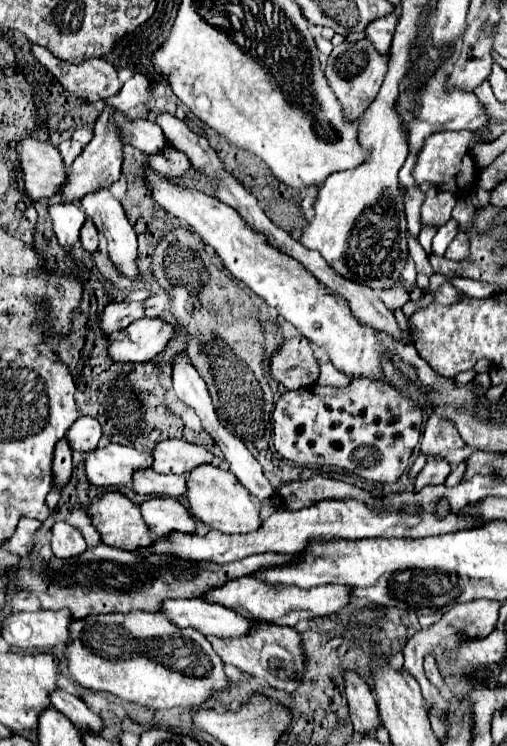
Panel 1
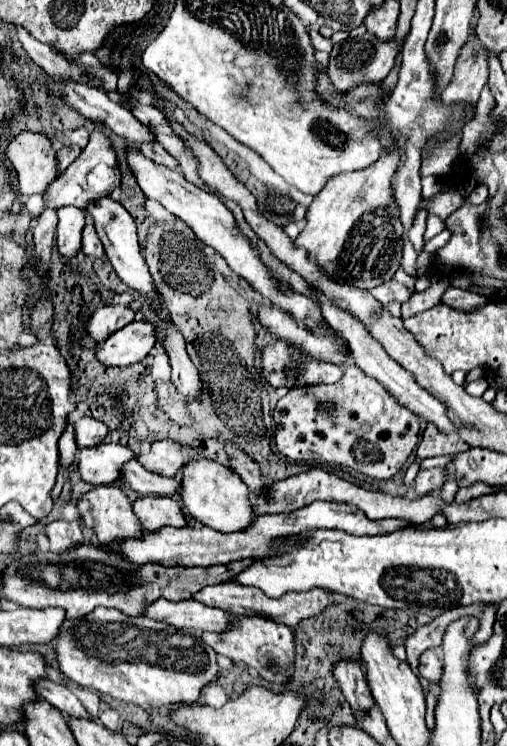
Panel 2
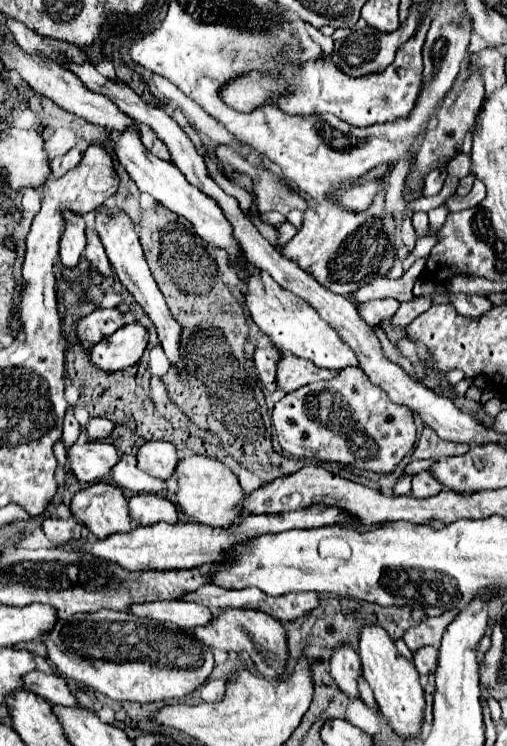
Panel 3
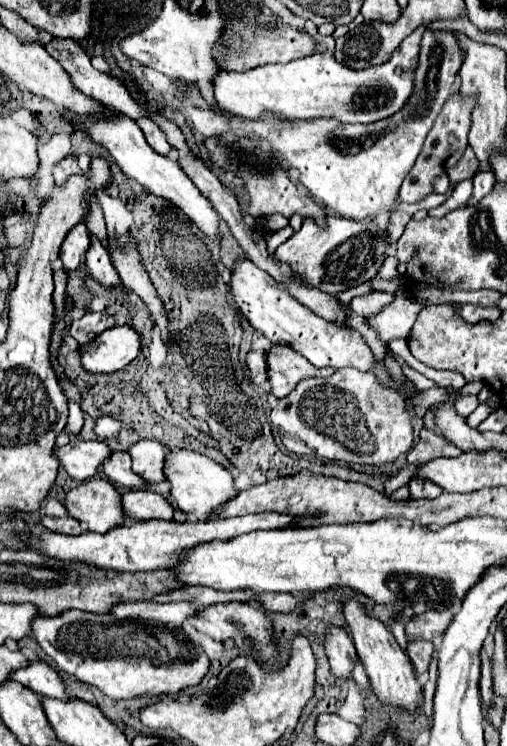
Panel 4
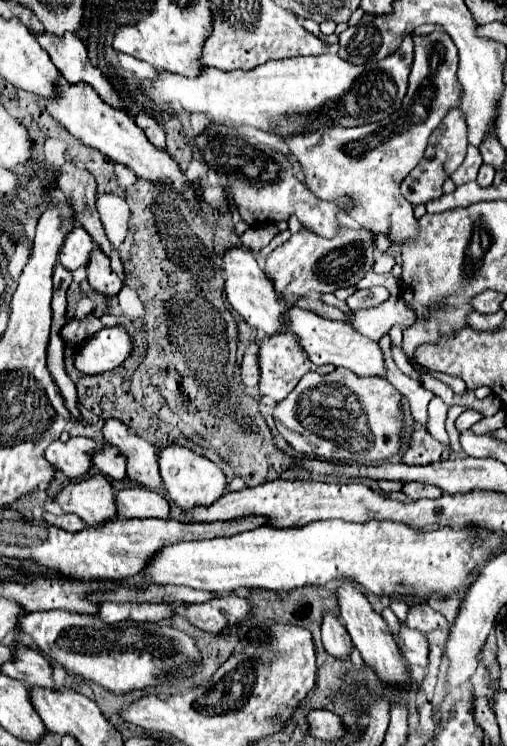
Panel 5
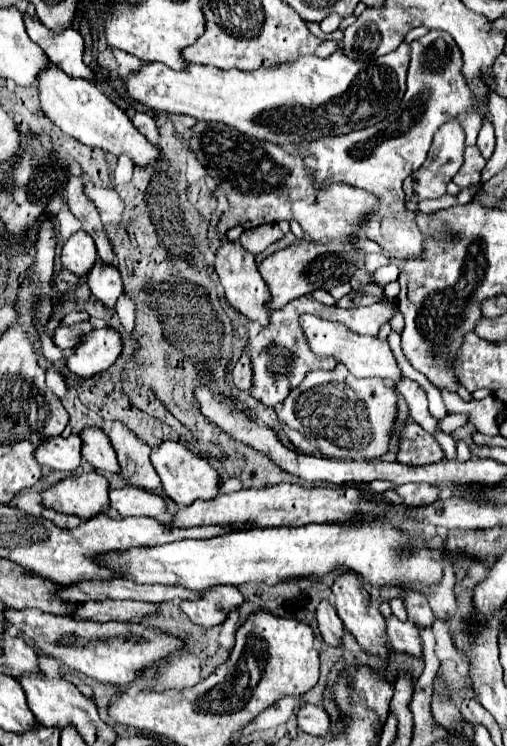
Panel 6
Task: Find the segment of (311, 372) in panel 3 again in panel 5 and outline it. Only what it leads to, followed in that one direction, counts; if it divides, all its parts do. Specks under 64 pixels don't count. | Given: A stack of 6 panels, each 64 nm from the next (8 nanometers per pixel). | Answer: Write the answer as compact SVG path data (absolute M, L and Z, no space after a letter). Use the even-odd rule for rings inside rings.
M280 330L280 332L272 334L272 336L266 336L266 338L258 340L258 366L260 366L260 382L258 382L260 396L268 396L274 402L284 400L294 390L294 386L300 382L300 378L306 372L316 370L320 374L328 374L328 372L334 370L332 364L324 364L324 366L312 364L308 360L308 354L300 346L296 334L288 332L288 330Z

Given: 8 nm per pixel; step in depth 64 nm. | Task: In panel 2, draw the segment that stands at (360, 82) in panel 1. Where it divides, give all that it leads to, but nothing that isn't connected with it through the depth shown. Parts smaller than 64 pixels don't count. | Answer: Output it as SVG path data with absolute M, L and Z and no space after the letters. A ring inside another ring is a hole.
M366 32L364 36L358 36L358 38L348 38L342 44L340 42L334 44L334 50L330 54L330 64L328 64L332 82L342 92L344 88L348 88L348 84L364 84L364 82L384 80L388 76L388 72L394 68L394 60L398 54L396 48L400 48L400 40L392 38L386 42L380 42L370 32Z

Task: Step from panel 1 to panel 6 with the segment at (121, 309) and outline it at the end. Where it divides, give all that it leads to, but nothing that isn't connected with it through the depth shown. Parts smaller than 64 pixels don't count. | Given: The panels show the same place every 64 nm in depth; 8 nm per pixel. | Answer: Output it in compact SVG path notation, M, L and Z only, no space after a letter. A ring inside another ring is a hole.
M80 322L80 324L74 324L74 326L58 326L58 328L54 330L52 340L54 340L54 344L56 344L60 350L66 350L66 348L76 346L78 340L80 340L86 332L90 332L90 330L92 330L90 322Z

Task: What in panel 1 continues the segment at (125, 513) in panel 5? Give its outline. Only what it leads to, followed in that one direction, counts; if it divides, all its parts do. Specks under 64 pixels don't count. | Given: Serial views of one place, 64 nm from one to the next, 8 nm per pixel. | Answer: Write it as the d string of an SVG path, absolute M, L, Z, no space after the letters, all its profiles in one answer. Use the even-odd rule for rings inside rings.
M150 498L140 504L142 518L152 538L166 538L168 532L194 532L194 520L188 510L174 498Z

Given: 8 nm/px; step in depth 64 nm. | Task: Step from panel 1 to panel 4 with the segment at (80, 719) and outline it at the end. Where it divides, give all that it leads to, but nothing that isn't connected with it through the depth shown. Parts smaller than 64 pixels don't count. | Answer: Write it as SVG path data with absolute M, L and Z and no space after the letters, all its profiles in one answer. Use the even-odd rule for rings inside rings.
M36 660L36 662L28 662L28 666L18 668L10 674L12 680L28 686L30 690L44 694L44 696L52 696L52 698L60 698L66 700L68 694L58 678L58 672L44 660Z

